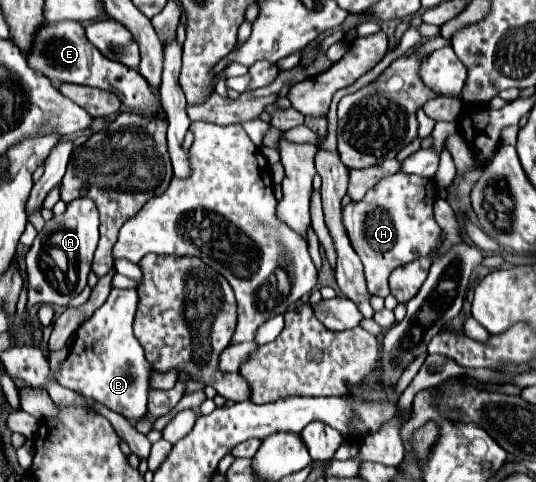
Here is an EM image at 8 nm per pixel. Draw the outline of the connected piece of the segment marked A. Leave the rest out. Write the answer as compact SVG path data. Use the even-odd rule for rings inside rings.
M80 197L72 201L70 207L60 217L52 217L46 221L44 229L38 233L34 245L26 253L26 271L28 271L28 301L26 309L36 303L62 305L66 307L76 295L86 287L86 279L90 273L92 257L98 245L98 211L94 209L94 201L88 197ZM56 269L72 269L56 281Z

